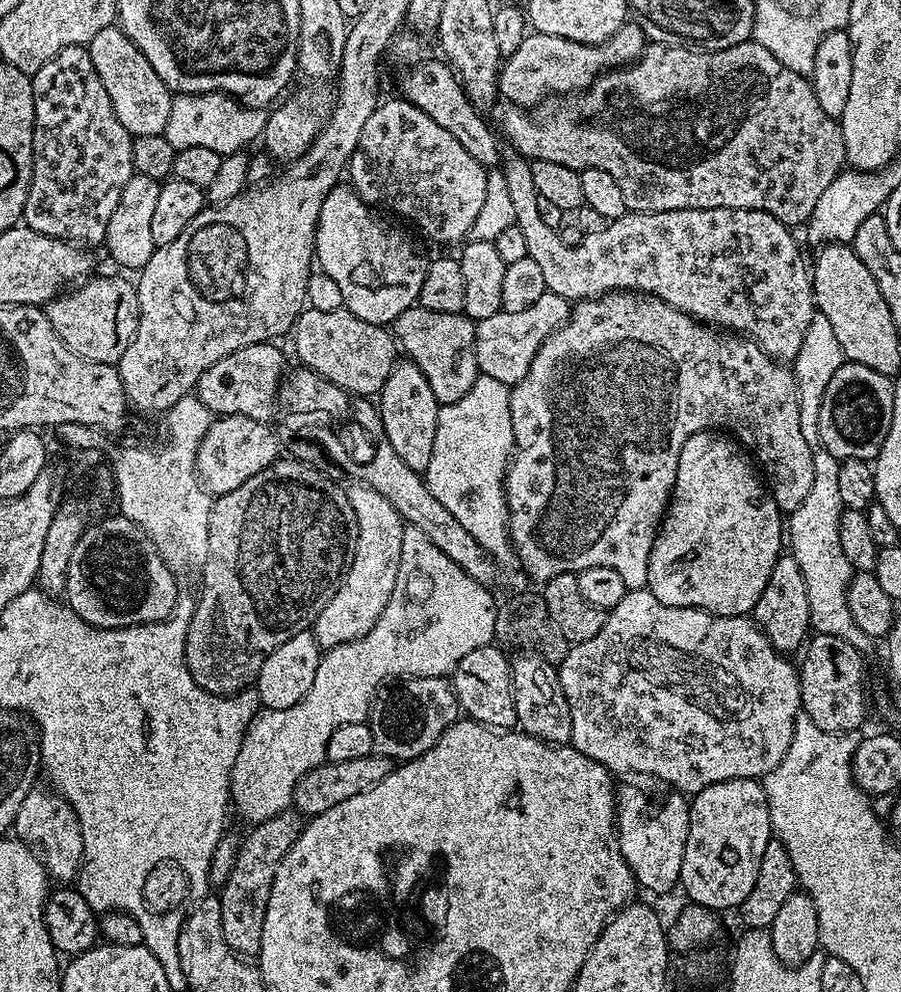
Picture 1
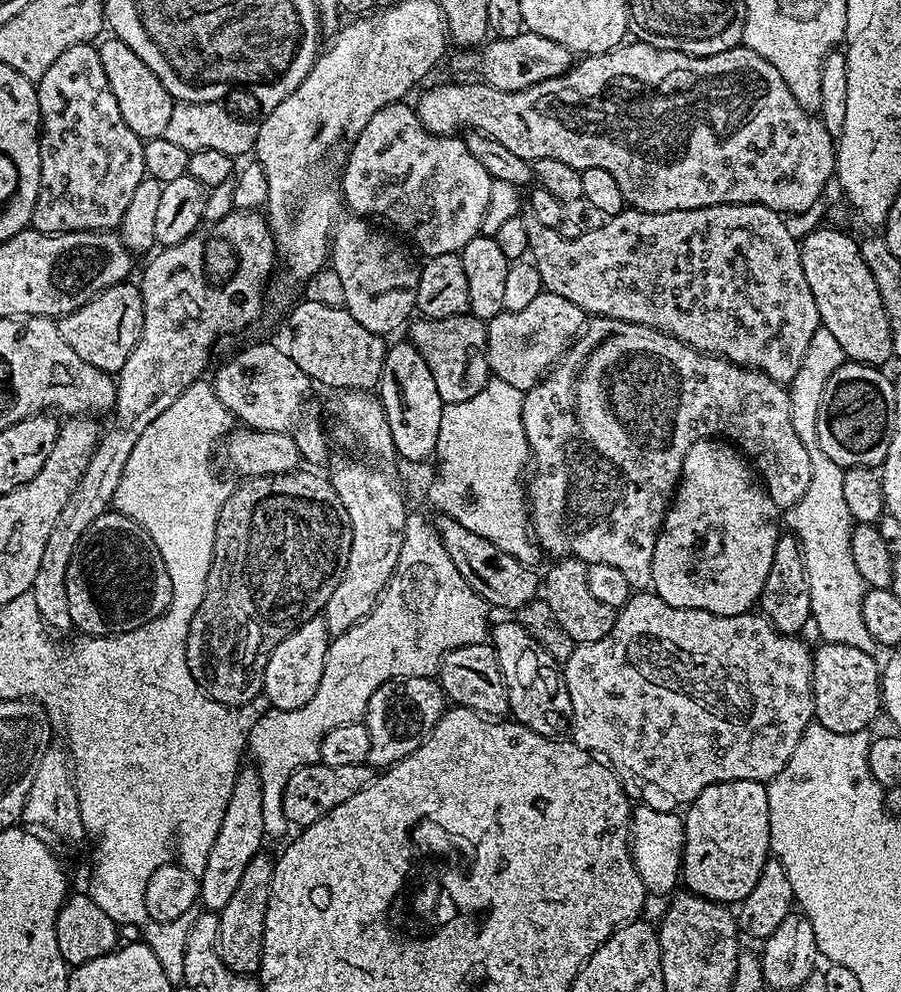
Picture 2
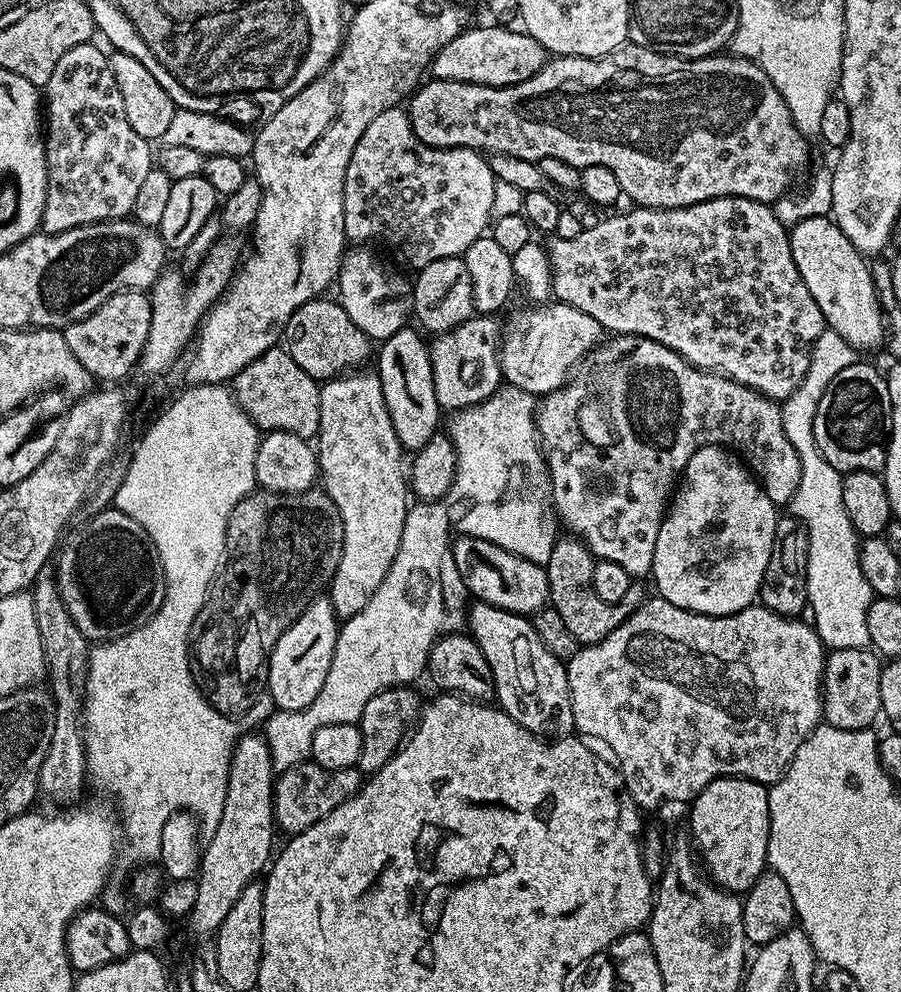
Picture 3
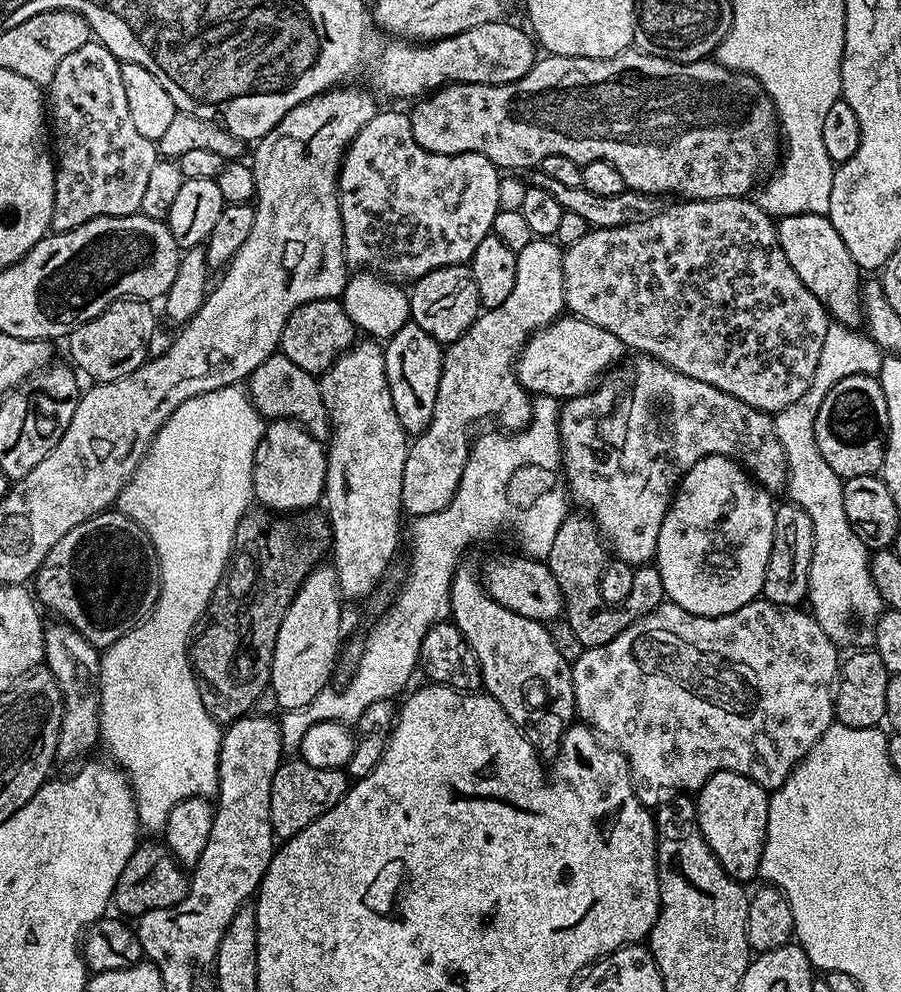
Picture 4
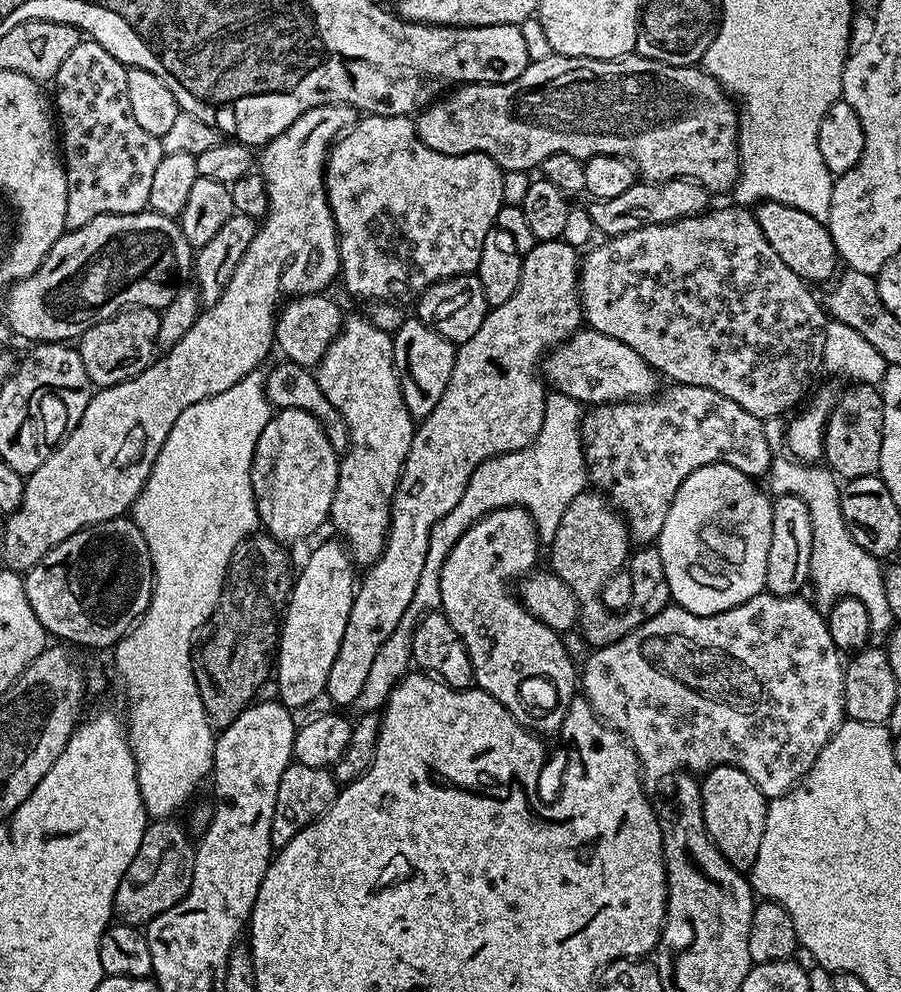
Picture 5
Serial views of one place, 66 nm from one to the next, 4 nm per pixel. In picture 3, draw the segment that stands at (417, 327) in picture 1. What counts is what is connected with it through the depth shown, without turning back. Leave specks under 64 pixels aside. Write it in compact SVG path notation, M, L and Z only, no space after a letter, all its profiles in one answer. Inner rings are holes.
M474 314L466 322L451 328L449 332L439 333L431 341L430 358L434 370L434 394L438 398L441 409L459 410L468 408L471 404L481 404L483 400L494 395L497 388L501 387L500 337L502 324L496 319L497 317L492 314Z

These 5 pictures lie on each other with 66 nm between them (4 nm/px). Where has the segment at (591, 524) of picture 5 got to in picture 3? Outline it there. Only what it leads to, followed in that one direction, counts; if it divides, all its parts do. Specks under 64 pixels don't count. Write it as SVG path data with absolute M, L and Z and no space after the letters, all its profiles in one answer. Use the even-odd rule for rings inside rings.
M560 538L552 547L550 562L546 565L548 569L548 599L550 606L558 612L559 617L563 619L567 630L574 636L580 646L597 644L602 642L618 626L622 626L625 618L638 606L644 603L646 593L644 593L643 583L634 582L630 590L626 590L626 598L622 602L611 604L602 602L598 594L594 594L594 566L597 557L593 556L588 545L579 538Z

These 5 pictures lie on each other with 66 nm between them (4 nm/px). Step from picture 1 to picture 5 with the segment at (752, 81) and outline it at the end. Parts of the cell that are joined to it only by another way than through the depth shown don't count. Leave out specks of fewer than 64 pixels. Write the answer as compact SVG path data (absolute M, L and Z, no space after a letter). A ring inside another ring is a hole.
M555 54L541 60L533 60L526 66L526 70L522 70L522 74L518 74L518 78L505 84L465 84L449 91L443 98L437 99L423 109L415 117L415 121L418 138L426 146L430 146L430 150L438 150L438 154L446 154L447 156L461 156L477 152L490 157L504 172L536 170L539 169L542 161L550 158L550 154L574 154L574 158L582 161L588 160L591 156L616 156L619 160L628 161L639 175L641 172L644 175L641 177L645 181L693 180L695 184L701 184L709 194L724 192L727 188L728 191L735 189L736 181L740 179L740 145L738 143L740 121L738 108L733 97L725 92L724 87L710 73L705 72L703 67L679 68L635 54L623 56L617 60L574 58L573 56L557 56Z

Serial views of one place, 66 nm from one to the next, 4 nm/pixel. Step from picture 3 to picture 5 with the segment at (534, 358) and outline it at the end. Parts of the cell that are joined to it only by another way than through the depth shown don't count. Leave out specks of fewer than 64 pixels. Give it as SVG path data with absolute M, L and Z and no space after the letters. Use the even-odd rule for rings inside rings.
M587 326L581 327L545 355L542 376L555 391L574 398L582 406L647 400L658 392L658 373L645 362L642 354L638 354L638 350L630 350L626 342L618 342L618 338L610 338Z

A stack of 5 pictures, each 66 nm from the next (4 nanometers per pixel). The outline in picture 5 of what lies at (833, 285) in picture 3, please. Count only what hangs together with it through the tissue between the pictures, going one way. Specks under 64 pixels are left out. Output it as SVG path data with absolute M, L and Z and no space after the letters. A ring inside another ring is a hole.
M773 200L757 203L754 215L758 226L762 226L762 234L766 234L766 242L774 246L774 254L794 270L806 282L824 280L828 282L837 275L838 257L832 235L828 232L827 223L797 208L779 204Z

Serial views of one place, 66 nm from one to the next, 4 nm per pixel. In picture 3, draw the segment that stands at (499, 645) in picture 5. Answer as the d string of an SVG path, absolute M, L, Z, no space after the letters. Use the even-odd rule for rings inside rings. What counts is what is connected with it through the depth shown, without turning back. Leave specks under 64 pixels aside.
M476 602L469 607L466 628L472 639L482 650L482 654L486 654L486 662L490 662L492 681L496 683L494 696L499 707L503 708L504 713L510 718L514 718L514 722L522 725L527 732L532 732L538 737L571 737L576 723L574 722L572 703L570 702L568 669L565 661L558 659L543 644L542 638L536 632L533 621L527 616L520 616L517 612L507 612L501 608L496 608L493 604Z

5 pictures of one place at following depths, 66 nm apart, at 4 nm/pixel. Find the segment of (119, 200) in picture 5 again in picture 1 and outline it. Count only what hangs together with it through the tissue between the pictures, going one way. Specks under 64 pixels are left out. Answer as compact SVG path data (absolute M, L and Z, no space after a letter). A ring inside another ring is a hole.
M85 45L66 46L66 50L58 50L58 54L54 54L54 58L50 58L50 62L46 62L46 66L42 66L42 70L30 79L34 94L32 177L26 194L23 223L38 234L66 240L69 244L103 245L106 226L110 226L110 218L118 207L118 198L122 198L122 190L134 174L134 138L126 126L118 122L118 114L114 114L114 106L110 106L110 94L106 94L106 86L102 86L102 78L98 78L98 70L94 70L94 62L90 62Z

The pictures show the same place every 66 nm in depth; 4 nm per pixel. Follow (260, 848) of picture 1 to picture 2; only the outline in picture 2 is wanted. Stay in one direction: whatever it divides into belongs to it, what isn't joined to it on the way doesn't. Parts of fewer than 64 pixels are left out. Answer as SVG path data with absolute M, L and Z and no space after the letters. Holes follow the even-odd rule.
M270 855L255 856L242 873L238 887L234 889L234 898L219 909L220 917L220 957L225 966L239 976L252 976L259 973L260 955L264 945L266 930L266 906L270 902L270 890L274 878L274 860Z

